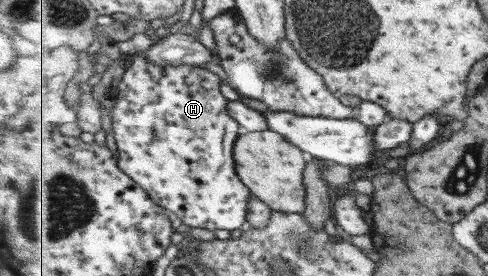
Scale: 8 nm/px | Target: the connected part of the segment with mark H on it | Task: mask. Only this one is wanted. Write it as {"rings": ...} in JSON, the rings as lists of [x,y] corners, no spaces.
{"rings":[[[134,54],[133,61],[127,68],[117,87],[118,95],[116,96],[116,105],[111,110],[113,134],[115,138],[115,146],[119,152],[118,159],[119,168],[122,172],[137,182],[155,204],[163,207],[172,214],[175,214],[181,222],[191,228],[206,228],[209,230],[239,230],[245,222],[248,222],[249,200],[251,200],[251,190],[239,179],[236,172],[236,160],[234,157],[234,146],[244,131],[239,121],[230,115],[228,104],[231,102],[221,94],[221,78],[213,72],[200,68],[193,64],[181,65],[163,65],[151,62],[144,54]]]}

